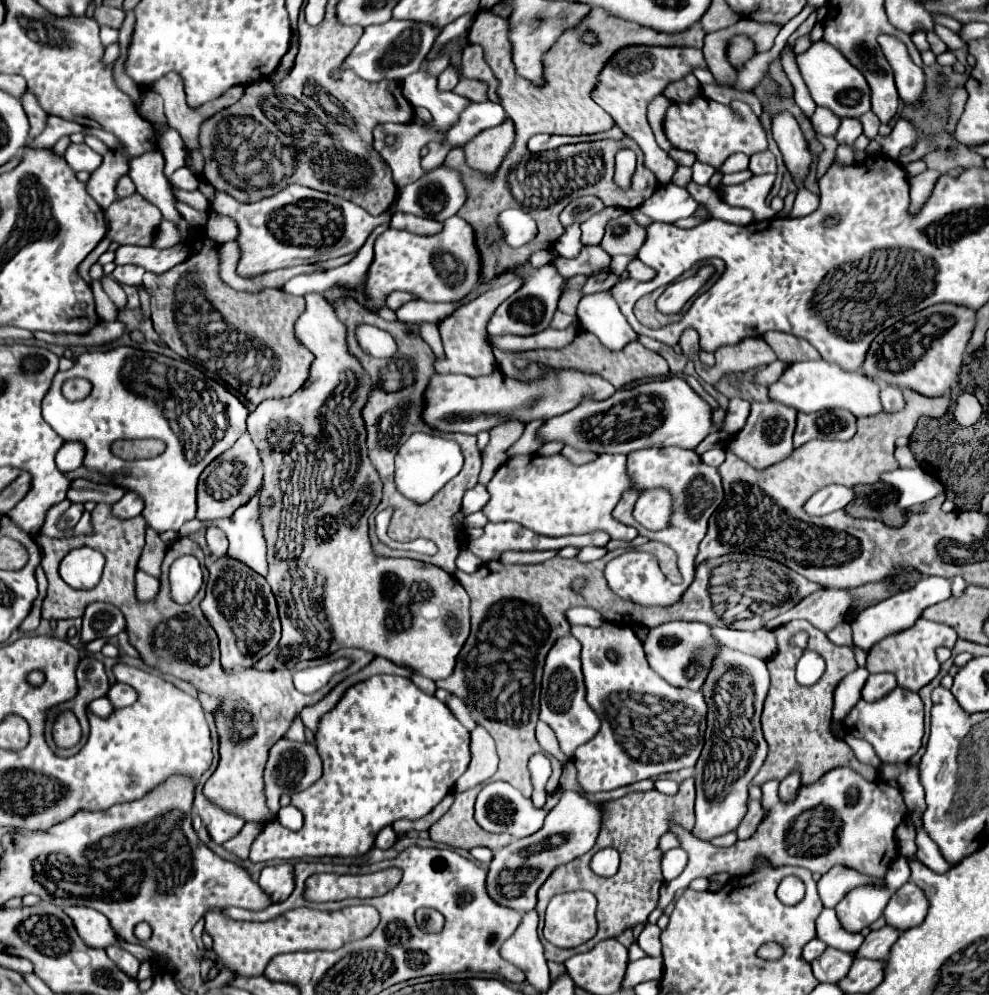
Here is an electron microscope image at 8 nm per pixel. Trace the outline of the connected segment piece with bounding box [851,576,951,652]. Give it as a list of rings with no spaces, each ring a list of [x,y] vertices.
[[[927,576],[923,578],[913,590],[909,592],[901,592],[897,596],[891,596],[887,600],[883,600],[881,604],[875,604],[871,606],[869,610],[863,610],[853,622],[851,622],[851,628],[853,628],[853,644],[863,648],[865,652],[879,640],[895,634],[895,632],[903,632],[903,628],[907,630],[919,616],[921,616],[921,610],[927,608],[927,606],[933,606],[937,602],[943,602],[951,596],[951,582],[947,578],[939,578],[939,576]]]

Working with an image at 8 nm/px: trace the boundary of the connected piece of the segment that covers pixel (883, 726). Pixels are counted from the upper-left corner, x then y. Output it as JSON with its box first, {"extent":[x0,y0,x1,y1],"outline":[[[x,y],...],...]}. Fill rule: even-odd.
{"extent":[843,686,923,764],"outline":[[[897,686],[881,700],[859,700],[843,720],[847,734],[869,742],[883,764],[905,764],[921,748],[923,738],[923,702],[917,692]]]}

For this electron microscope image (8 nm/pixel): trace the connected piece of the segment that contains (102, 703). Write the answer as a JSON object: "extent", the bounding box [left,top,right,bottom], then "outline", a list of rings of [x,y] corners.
{"extent":[87,696,113,718],"outline":[[[103,696],[103,698],[97,698],[97,700],[93,700],[91,704],[89,704],[89,708],[87,708],[91,714],[95,714],[95,716],[99,716],[99,718],[107,718],[111,712],[113,712],[113,708],[111,708],[111,704],[109,704],[109,700]]]}

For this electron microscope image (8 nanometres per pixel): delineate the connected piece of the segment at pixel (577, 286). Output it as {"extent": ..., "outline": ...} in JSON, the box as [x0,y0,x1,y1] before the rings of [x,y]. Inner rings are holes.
{"extent":[559,275,587,314],"outline":[[[576,275],[572,277],[567,285],[567,292],[565,296],[559,300],[559,310],[565,312],[565,314],[575,314],[577,312],[577,304],[581,300],[581,288],[587,280],[587,276]]]}

